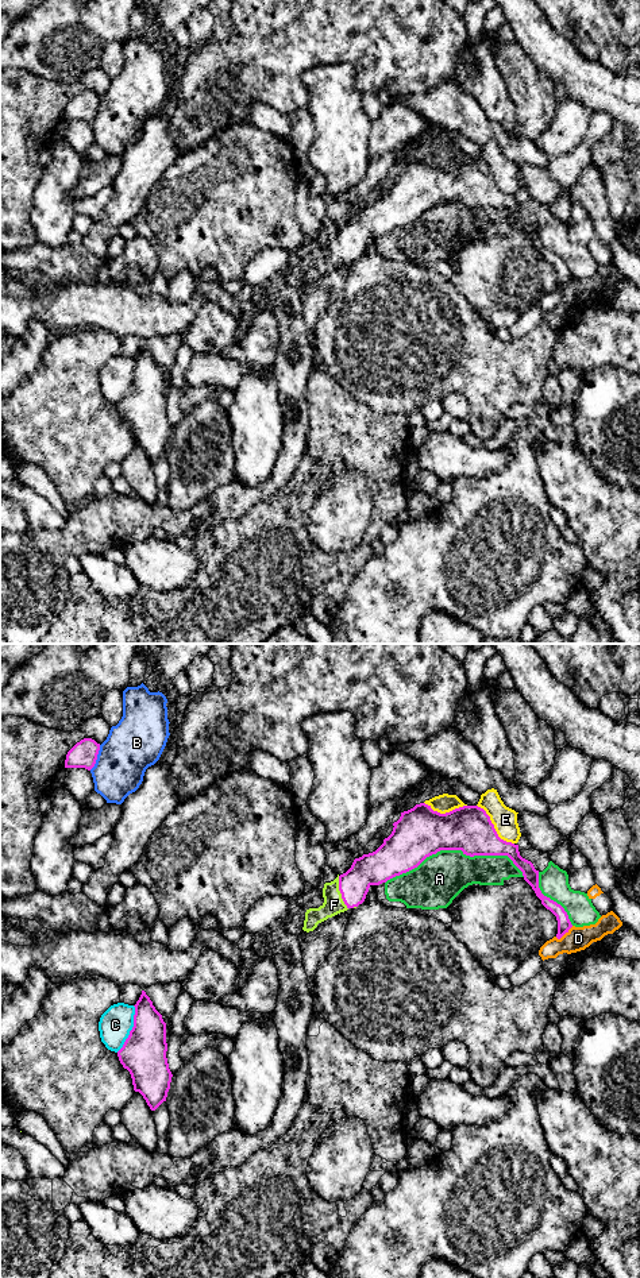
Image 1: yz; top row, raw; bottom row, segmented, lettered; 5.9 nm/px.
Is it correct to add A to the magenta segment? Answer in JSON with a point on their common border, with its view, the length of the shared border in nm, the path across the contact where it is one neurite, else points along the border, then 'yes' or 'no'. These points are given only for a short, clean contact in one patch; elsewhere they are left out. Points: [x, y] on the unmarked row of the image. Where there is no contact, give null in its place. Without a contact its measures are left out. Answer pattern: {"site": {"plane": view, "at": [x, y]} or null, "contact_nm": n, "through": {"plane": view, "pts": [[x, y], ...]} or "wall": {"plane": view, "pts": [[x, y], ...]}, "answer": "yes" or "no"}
{"site": {"plane": "yz", "at": [455, 201]}, "contact_nm": 850, "answer": "no"}

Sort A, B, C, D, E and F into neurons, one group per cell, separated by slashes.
A / B / C / D / E / F

